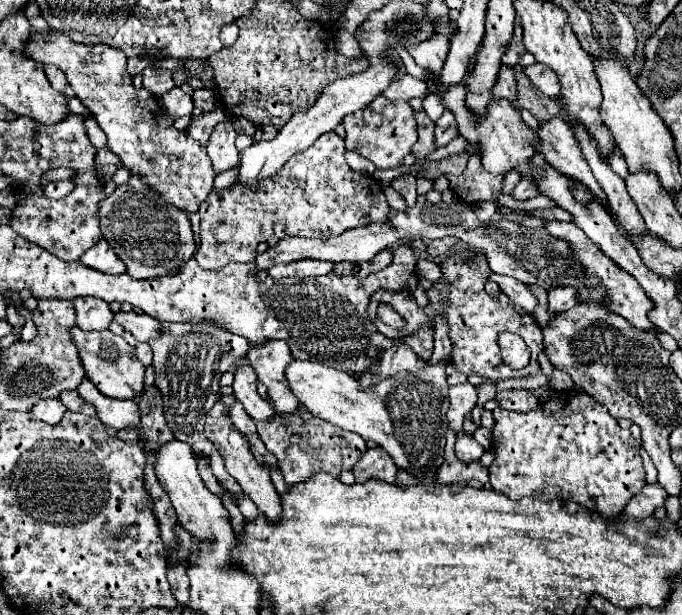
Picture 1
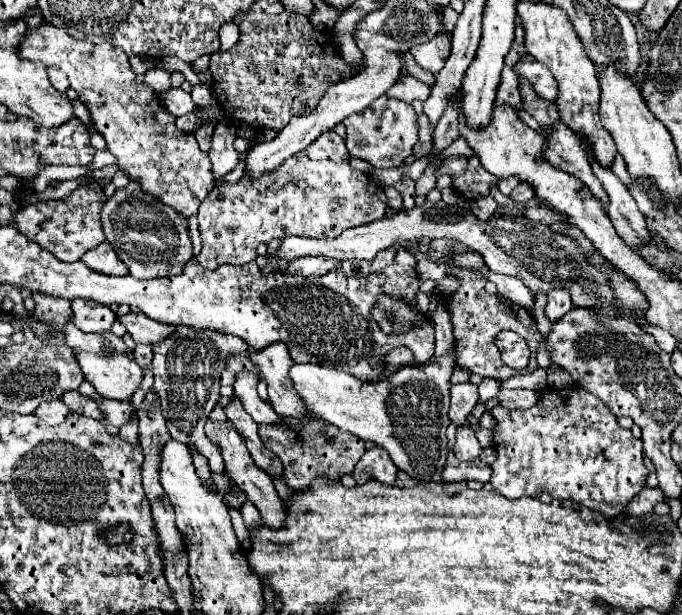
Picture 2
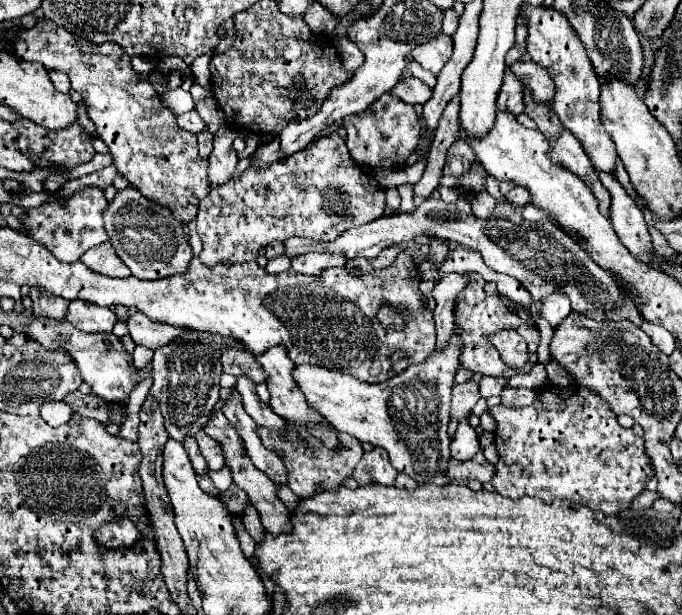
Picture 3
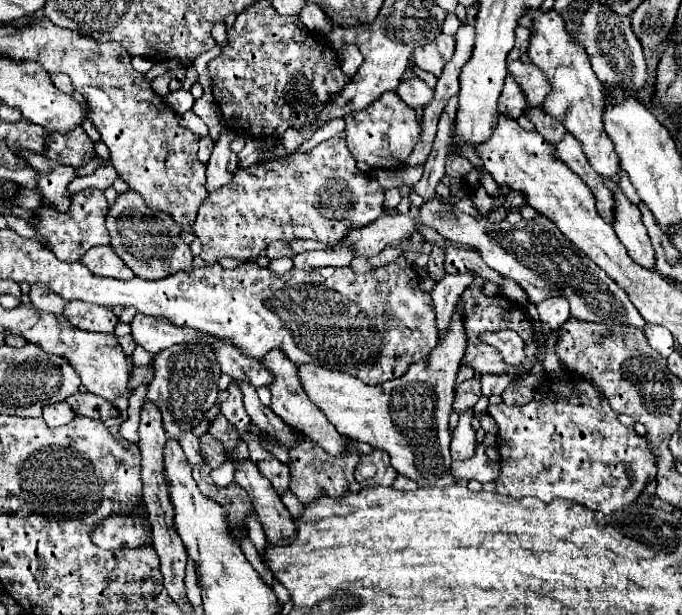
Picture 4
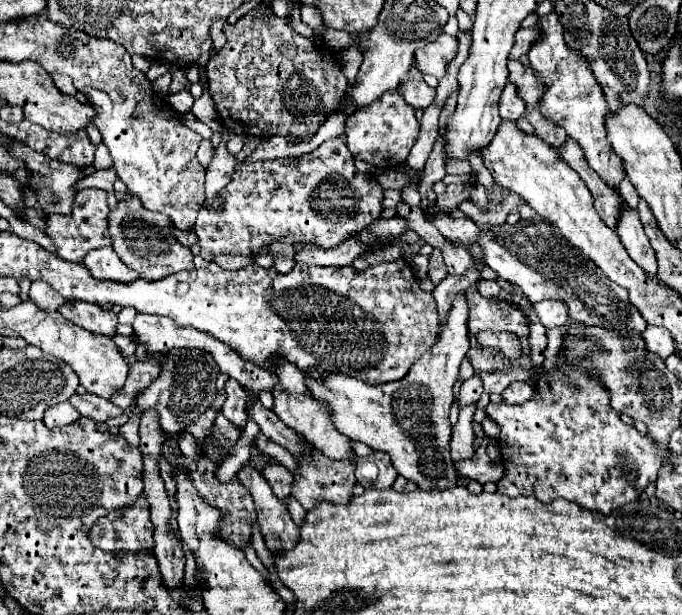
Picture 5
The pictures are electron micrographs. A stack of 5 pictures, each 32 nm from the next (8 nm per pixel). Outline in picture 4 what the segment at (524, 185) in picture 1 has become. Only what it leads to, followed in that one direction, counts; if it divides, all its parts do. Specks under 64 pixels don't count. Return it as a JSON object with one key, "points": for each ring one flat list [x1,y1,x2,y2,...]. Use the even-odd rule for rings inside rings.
{"points":[[510,190,504,198,504,208,516,208,516,206,524,206,526,204,526,194,520,190]]}

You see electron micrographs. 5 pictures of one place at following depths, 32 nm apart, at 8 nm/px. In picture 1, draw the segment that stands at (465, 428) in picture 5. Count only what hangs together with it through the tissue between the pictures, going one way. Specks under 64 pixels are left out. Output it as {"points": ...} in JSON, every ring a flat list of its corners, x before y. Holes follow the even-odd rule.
{"points":[[464,432,456,438,456,456,462,460,462,462,476,462,480,460,480,456,484,454,484,448,472,438,472,436,466,436]]}

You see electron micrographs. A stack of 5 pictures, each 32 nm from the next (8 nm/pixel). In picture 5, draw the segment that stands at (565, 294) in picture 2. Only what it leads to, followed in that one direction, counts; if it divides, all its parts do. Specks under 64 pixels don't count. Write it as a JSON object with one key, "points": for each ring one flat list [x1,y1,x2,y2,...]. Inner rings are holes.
{"points":[[544,300,534,304,534,308,546,328,558,328,568,322,568,306,562,300]]}

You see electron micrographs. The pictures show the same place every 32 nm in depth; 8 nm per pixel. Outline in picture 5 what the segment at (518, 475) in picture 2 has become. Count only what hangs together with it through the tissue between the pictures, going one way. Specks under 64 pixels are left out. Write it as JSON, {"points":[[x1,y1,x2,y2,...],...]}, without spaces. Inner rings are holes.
{"points":[[558,358,558,370,544,370,540,374,534,396,528,404,488,404,486,414,500,426,498,444,512,446,511,449,501,449,504,460,512,457,512,464,504,464,504,476,496,482,498,492,512,498,534,496,542,502,564,498,588,510,610,514,612,510,634,502,646,486,656,480,660,460,664,458,664,448,656,448,648,436,638,434,634,426,626,426,620,420,620,414,610,406,610,396,600,382,564,358]]}

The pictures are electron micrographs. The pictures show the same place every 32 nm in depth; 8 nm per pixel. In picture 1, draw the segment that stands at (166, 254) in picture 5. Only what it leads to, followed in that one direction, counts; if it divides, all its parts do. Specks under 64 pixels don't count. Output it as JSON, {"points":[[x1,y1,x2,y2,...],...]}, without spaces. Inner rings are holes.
{"points":[[140,174,114,190,108,198,98,204,102,238,114,248,116,256,126,264,126,272,132,278,156,278,178,272,194,256,194,234,192,222,186,212,174,208,152,190]]}

